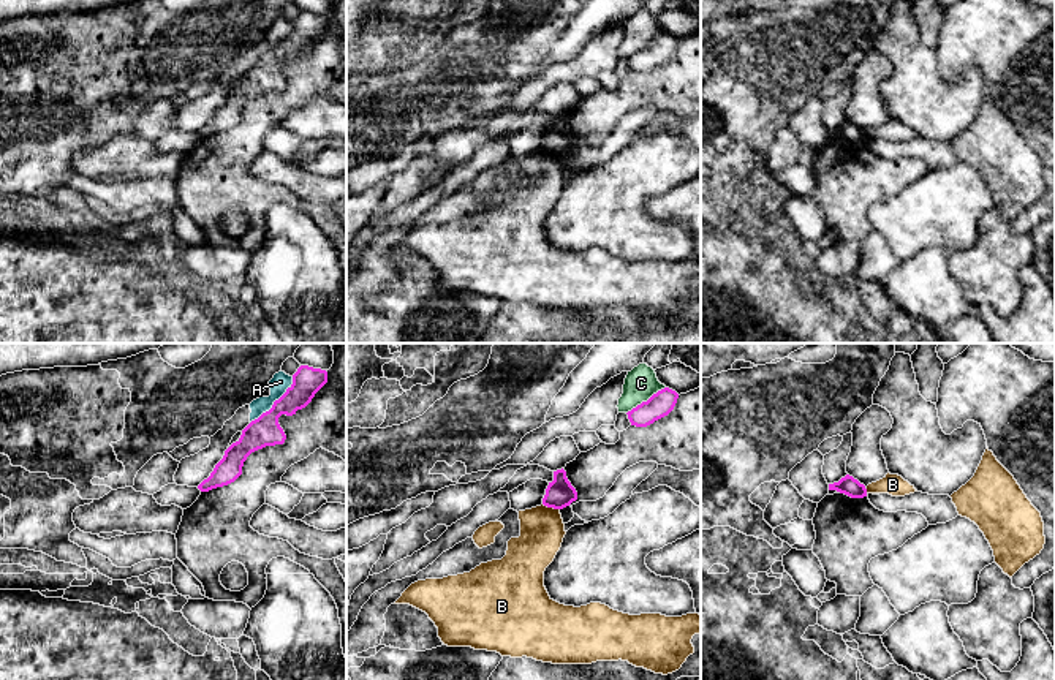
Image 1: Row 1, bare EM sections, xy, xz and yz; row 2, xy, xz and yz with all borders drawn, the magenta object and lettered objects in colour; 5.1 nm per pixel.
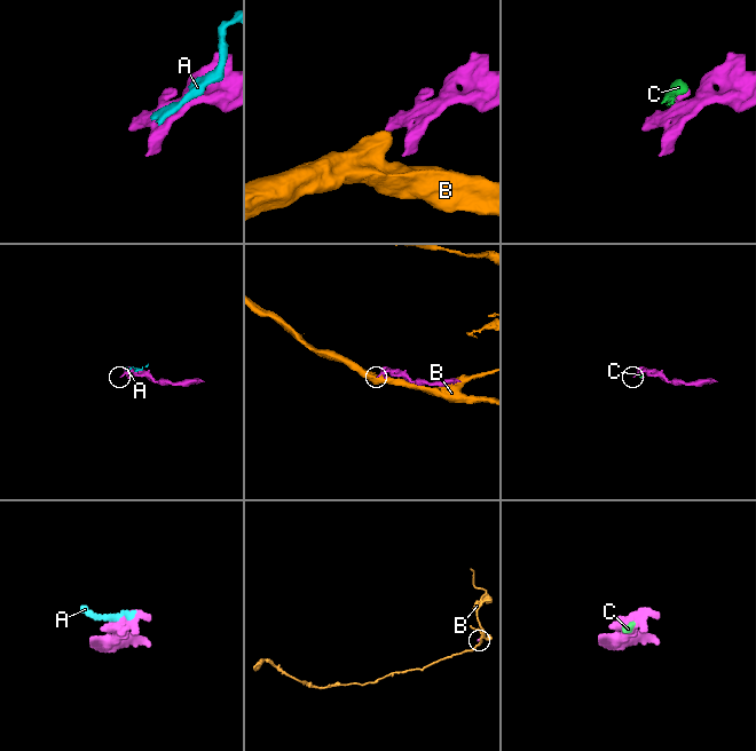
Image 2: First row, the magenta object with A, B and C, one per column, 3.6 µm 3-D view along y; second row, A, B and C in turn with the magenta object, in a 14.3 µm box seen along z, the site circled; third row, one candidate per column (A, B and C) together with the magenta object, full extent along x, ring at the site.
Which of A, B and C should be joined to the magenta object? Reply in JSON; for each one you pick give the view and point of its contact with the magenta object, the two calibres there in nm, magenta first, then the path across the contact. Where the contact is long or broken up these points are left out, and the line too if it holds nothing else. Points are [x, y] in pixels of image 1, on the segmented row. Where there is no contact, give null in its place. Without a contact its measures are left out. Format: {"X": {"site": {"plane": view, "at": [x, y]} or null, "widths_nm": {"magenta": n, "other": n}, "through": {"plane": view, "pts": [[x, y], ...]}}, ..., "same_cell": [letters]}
{"same_cell": []}

